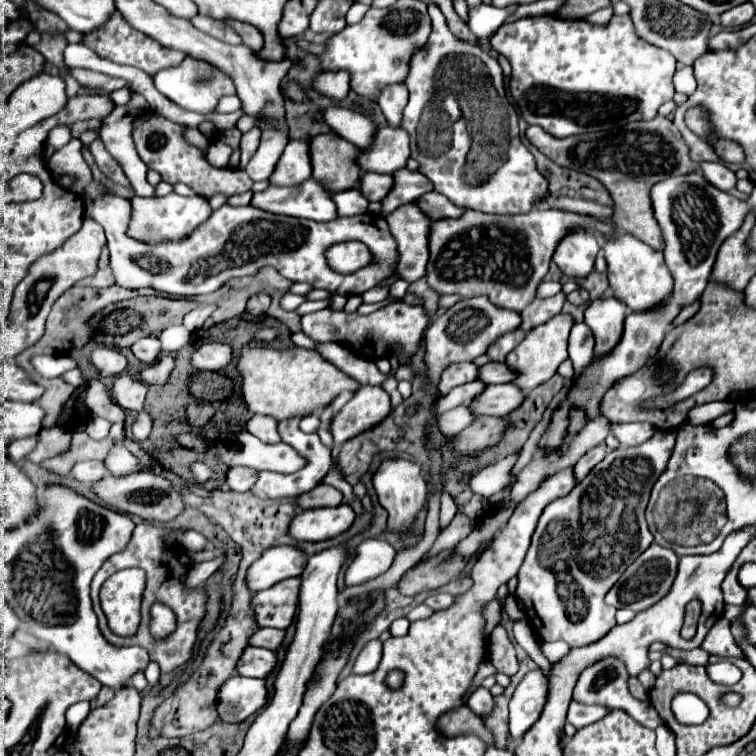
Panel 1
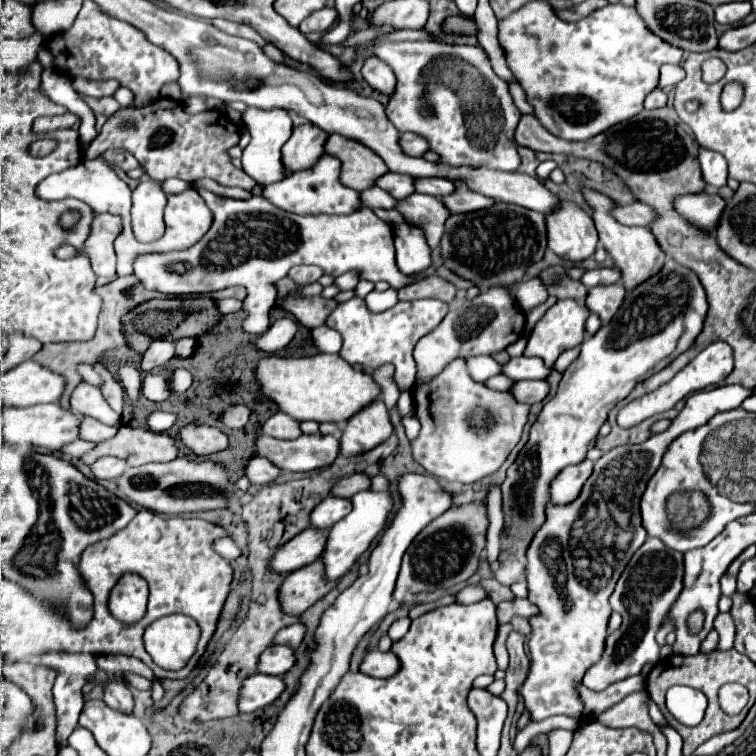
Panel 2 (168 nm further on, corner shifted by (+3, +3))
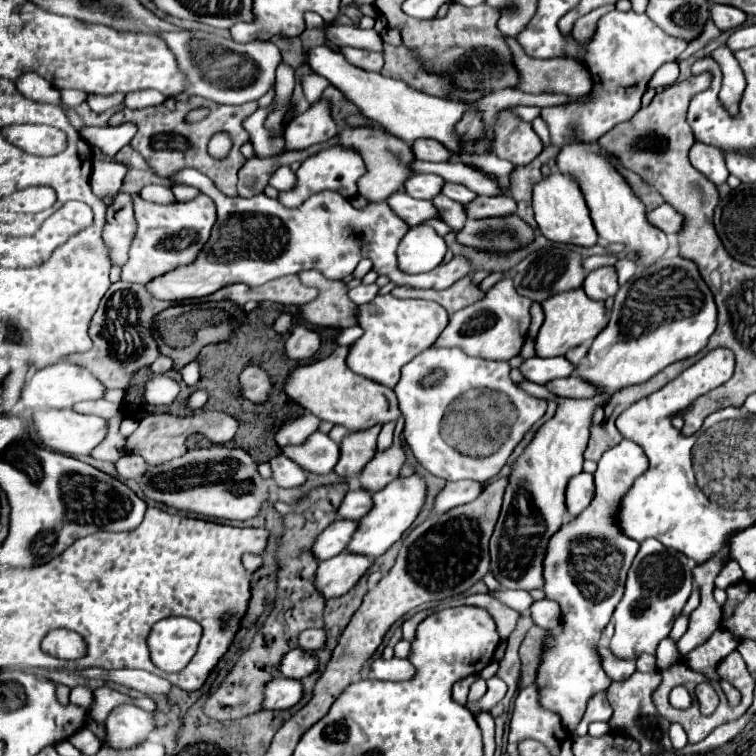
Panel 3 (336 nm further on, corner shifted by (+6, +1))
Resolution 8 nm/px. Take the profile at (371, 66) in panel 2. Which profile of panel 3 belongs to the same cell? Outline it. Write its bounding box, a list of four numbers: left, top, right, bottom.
[340,46,384,72]

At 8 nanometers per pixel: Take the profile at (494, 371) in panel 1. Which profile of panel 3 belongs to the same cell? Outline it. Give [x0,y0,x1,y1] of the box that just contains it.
[520,356,576,384]

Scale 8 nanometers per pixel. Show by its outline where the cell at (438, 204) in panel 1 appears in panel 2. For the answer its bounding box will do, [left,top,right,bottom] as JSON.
[441,188,495,214]

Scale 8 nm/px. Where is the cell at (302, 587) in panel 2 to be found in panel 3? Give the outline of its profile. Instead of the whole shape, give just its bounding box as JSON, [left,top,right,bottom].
[316,552,372,598]

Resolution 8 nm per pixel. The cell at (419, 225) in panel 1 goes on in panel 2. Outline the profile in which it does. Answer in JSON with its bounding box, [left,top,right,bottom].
[395,194,449,250]

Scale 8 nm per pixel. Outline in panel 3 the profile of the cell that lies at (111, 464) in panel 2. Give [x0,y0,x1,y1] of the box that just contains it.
[116,454,148,480]

